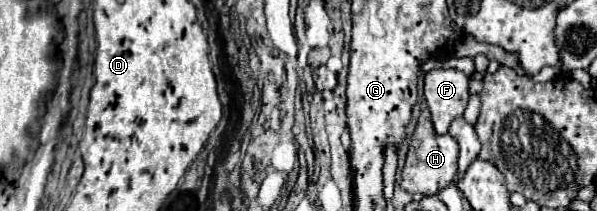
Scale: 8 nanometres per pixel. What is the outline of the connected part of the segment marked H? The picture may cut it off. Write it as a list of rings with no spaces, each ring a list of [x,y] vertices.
[[[427,109],[421,111],[417,129],[413,133],[409,151],[407,151],[407,161],[403,167],[403,179],[401,179],[401,189],[407,193],[423,193],[423,195],[435,195],[443,187],[447,187],[455,175],[457,175],[457,155],[459,155],[459,145],[451,135],[437,135],[431,123],[431,115]]]

